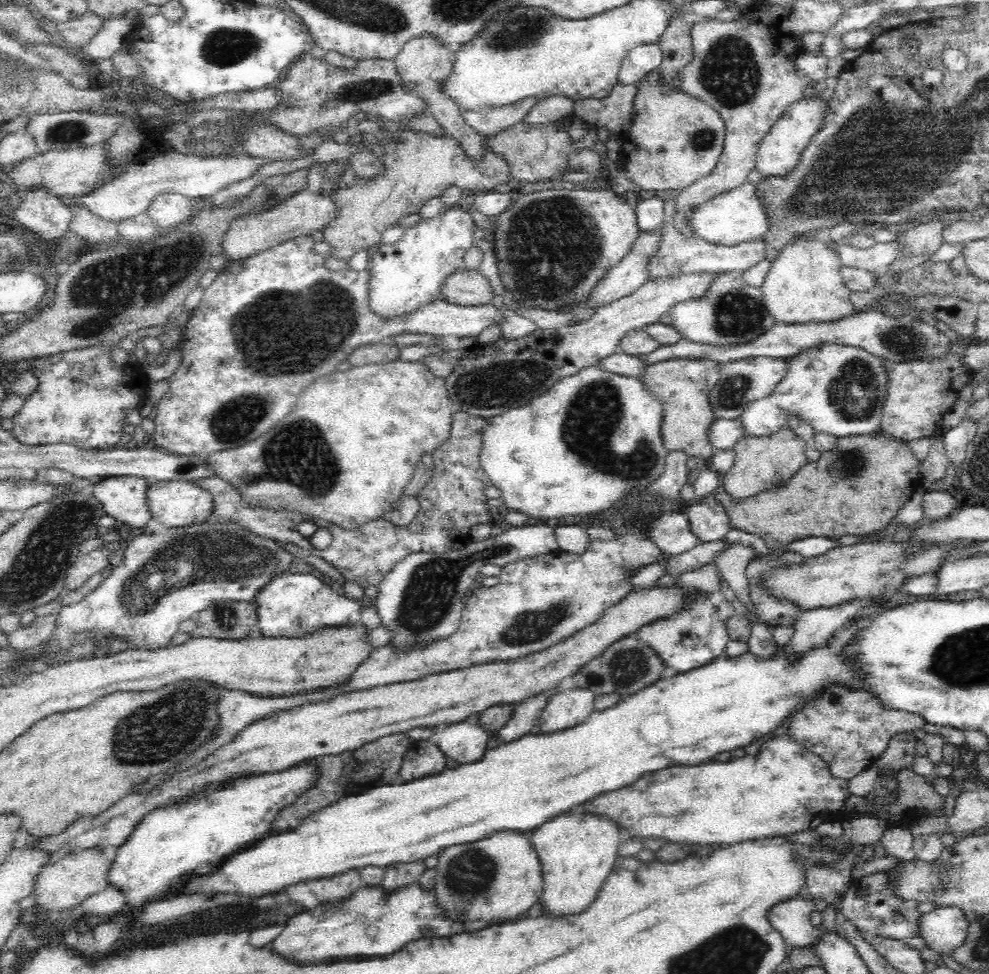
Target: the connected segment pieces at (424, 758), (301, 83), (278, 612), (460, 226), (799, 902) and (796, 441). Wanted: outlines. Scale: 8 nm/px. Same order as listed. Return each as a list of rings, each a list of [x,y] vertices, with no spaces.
[[[415,740],[406,751],[401,766],[401,782],[446,770],[447,756],[432,741]]]
[[[304,52],[299,59],[296,59],[288,70],[280,83],[276,87],[281,87],[281,91],[285,96],[284,108],[276,109],[276,114],[266,115],[267,118],[272,118],[280,125],[280,129],[288,131],[288,133],[308,133],[310,130],[318,129],[319,127],[326,127],[327,125],[334,125],[338,128],[341,124],[348,126],[348,120],[352,114],[366,114],[369,112],[376,112],[377,115],[386,120],[405,122],[414,114],[420,113],[424,110],[425,105],[420,99],[404,94],[402,87],[400,87],[398,77],[394,76],[394,67],[392,67],[392,60],[384,59],[366,59],[359,61],[357,66],[350,70],[344,70],[340,67],[333,67],[332,64],[326,61],[320,61],[314,56]]]
[[[289,573],[271,579],[258,596],[254,604],[258,608],[259,626],[256,634],[280,637],[300,637],[307,632],[314,632],[327,627],[340,627],[361,623],[359,601],[349,599],[345,594],[335,592],[326,582],[307,573]]]
[[[454,204],[444,207],[435,217],[420,219],[418,223],[402,231],[401,237],[394,244],[379,245],[370,255],[371,269],[371,307],[383,316],[392,316],[393,313],[406,312],[416,308],[422,301],[439,298],[438,288],[442,278],[446,278],[450,272],[464,269],[464,254],[477,244],[474,231],[477,225],[472,219],[470,209]]]
[[[798,896],[776,905],[770,912],[770,919],[784,940],[797,948],[820,936],[820,932],[810,921],[810,914],[814,910],[816,910],[814,901]]]
[[[789,426],[777,429],[776,432],[768,436],[744,437],[735,443],[736,458],[732,468],[722,476],[721,489],[732,496],[752,496],[761,489],[768,488],[772,484],[780,484],[782,480],[788,480],[794,472],[798,472],[807,459],[804,455],[807,441],[798,436]]]

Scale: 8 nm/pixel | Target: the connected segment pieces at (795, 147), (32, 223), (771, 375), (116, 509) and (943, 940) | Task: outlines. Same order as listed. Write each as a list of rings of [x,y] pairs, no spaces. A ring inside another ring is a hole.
[[[813,98],[802,99],[800,104],[784,112],[784,116],[772,126],[770,133],[760,142],[756,155],[752,158],[754,168],[762,178],[784,179],[794,171],[811,137],[818,133],[825,109],[825,100]]]
[[[35,183],[22,188],[17,195],[18,204],[14,210],[17,222],[53,242],[67,232],[71,207],[52,189]]]
[[[746,356],[740,360],[730,360],[721,365],[719,381],[709,392],[710,411],[714,418],[738,419],[739,413],[748,403],[768,400],[775,388],[787,377],[791,367],[791,357],[786,356]]]
[[[113,476],[105,477],[96,482],[93,493],[102,503],[106,515],[112,516],[120,524],[124,522],[133,528],[143,528],[148,520],[153,517],[147,497],[149,486],[149,480],[137,476]]]
[[[956,904],[937,905],[920,919],[921,936],[937,952],[947,952],[964,942],[971,919]]]

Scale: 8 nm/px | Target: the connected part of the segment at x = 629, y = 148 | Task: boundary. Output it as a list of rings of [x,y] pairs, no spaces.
[[[656,71],[638,82],[636,102],[636,118],[632,130],[623,136],[621,150],[626,176],[635,187],[646,191],[669,191],[674,193],[695,184],[700,178],[709,176],[716,170],[720,157],[726,148],[727,129],[724,118],[710,104],[698,96],[690,96],[681,87],[670,88],[656,83]]]

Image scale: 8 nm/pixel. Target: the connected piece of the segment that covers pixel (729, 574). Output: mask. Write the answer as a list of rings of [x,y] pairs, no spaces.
[[[738,544],[719,554],[714,564],[720,575],[736,593],[738,601],[746,607],[748,612],[756,614],[758,617],[758,605],[752,601],[751,584],[745,571],[752,558],[754,558],[752,548]]]

